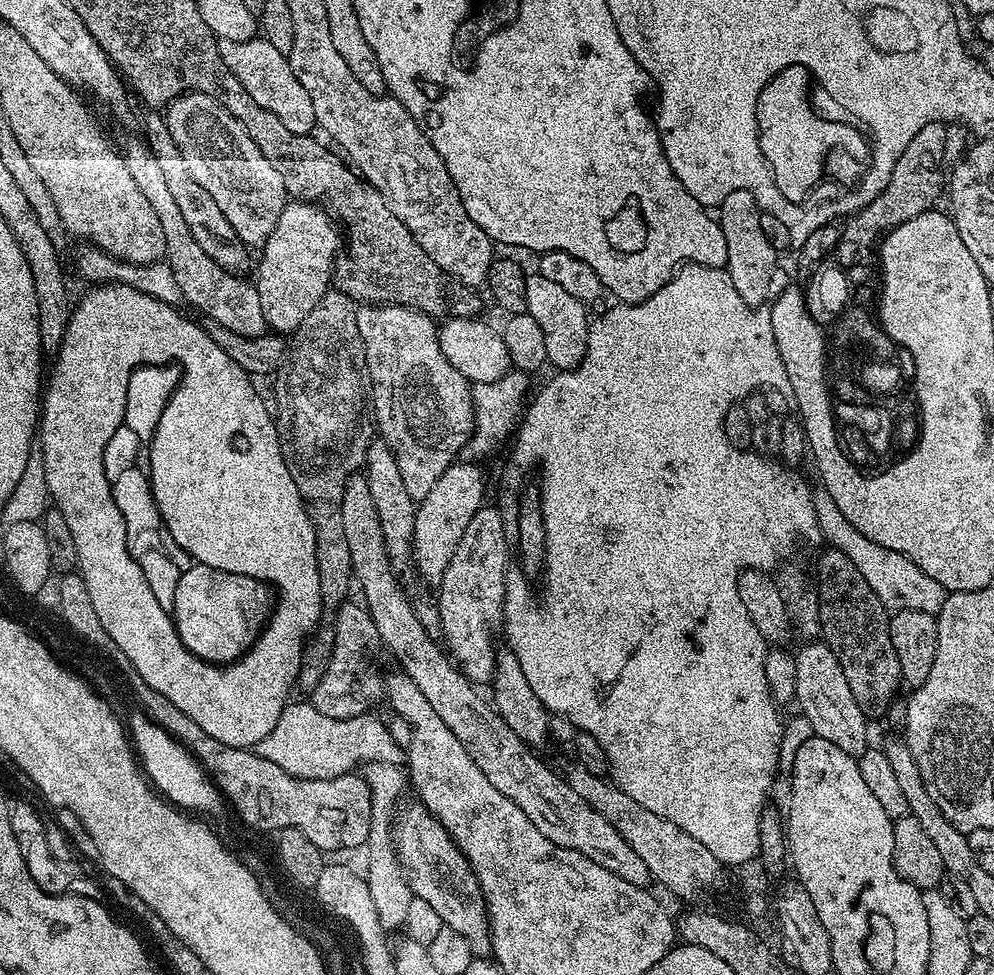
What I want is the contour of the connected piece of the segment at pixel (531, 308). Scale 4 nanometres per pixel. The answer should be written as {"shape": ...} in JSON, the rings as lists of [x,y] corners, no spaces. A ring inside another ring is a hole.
{"shape":[[[529,275],[526,282],[527,314],[538,322],[542,330],[542,338],[546,338],[546,354],[548,364],[553,369],[569,372],[577,368],[588,349],[588,325],[590,315],[586,309],[585,301],[574,298],[566,290],[561,290],[557,284],[550,282],[539,275]]]}

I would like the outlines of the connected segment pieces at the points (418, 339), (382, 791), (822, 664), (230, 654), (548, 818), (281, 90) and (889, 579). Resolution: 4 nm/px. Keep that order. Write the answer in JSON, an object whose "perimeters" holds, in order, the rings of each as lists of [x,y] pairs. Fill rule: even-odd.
{"perimeters":[[[[366,304],[357,307],[356,317],[358,318],[358,334],[362,334],[362,342],[366,350],[366,366],[372,379],[370,408],[374,413],[374,424],[378,429],[379,439],[388,443],[388,448],[394,456],[394,462],[398,464],[398,474],[402,476],[402,483],[406,486],[406,494],[410,494],[412,500],[419,502],[422,498],[426,498],[426,494],[430,494],[434,482],[438,482],[438,478],[442,478],[442,474],[446,474],[446,470],[452,464],[457,463],[458,457],[463,453],[468,440],[472,437],[472,428],[476,425],[476,411],[472,405],[473,385],[462,374],[458,374],[458,370],[454,370],[454,366],[450,366],[450,362],[446,362],[446,356],[440,349],[437,321],[425,312],[397,304]]],[[[372,762],[361,767],[360,775],[371,790],[371,828],[368,843],[365,845],[366,870],[364,877],[370,887],[370,898],[377,907],[378,920],[385,931],[394,932],[401,929],[406,920],[407,907],[412,901],[412,888],[408,884],[407,875],[397,858],[394,837],[394,823],[398,812],[396,804],[407,787],[408,779],[405,771],[394,763]]],[[[823,642],[808,644],[801,652],[795,653],[796,658],[796,699],[800,704],[799,711],[809,720],[815,735],[834,742],[846,754],[860,757],[868,751],[868,720],[869,717],[854,702],[854,694],[850,694],[850,685],[846,683],[846,674],[842,674],[842,666],[838,658]]],[[[195,563],[180,573],[173,623],[179,640],[200,660],[221,666],[240,659],[255,644],[274,606],[271,585],[249,575],[231,574]]],[[[367,475],[351,476],[342,490],[342,531],[346,533],[346,543],[350,546],[352,575],[358,581],[358,588],[360,584],[360,592],[364,595],[363,607],[368,609],[370,618],[378,630],[381,645],[392,651],[393,658],[400,663],[399,667],[411,678],[414,686],[422,690],[422,695],[437,712],[438,718],[442,718],[442,722],[450,726],[454,738],[458,738],[458,742],[466,746],[466,754],[474,758],[478,770],[482,770],[487,780],[501,794],[506,794],[506,798],[510,798],[510,802],[514,802],[514,806],[518,806],[518,810],[522,810],[522,814],[526,814],[526,818],[530,818],[530,822],[534,822],[534,826],[538,826],[538,830],[542,830],[542,834],[546,834],[550,842],[566,850],[574,850],[590,858],[590,862],[598,862],[598,866],[610,870],[610,874],[618,874],[618,878],[622,878],[622,882],[630,882],[630,886],[648,888],[653,883],[652,875],[650,870],[646,870],[646,862],[642,862],[642,858],[631,849],[630,842],[626,842],[626,838],[622,838],[622,834],[618,834],[618,830],[614,830],[614,826],[610,826],[610,822],[606,822],[606,818],[602,818],[602,814],[598,814],[598,810],[594,810],[594,806],[590,806],[586,798],[580,797],[561,773],[559,776],[550,765],[543,764],[536,757],[539,755],[529,748],[526,742],[522,742],[522,738],[518,738],[518,734],[514,734],[514,730],[510,730],[506,722],[502,722],[495,707],[485,697],[485,701],[480,697],[480,692],[476,689],[479,687],[464,677],[463,672],[456,667],[439,643],[436,645],[432,641],[433,637],[422,626],[417,611],[413,611],[408,605],[408,598],[392,573],[394,565],[386,550],[386,538],[382,538],[382,524],[378,522],[378,512],[374,510],[374,498],[370,494]]],[[[263,38],[247,40],[246,42],[230,42],[229,40],[219,41],[222,62],[242,82],[246,94],[262,106],[262,110],[270,110],[274,118],[279,118],[286,126],[286,130],[291,130],[294,134],[309,135],[316,128],[314,118],[314,105],[310,102],[310,94],[306,94],[302,82],[294,78],[294,70],[290,66],[285,53],[274,50],[270,42]]],[[[823,486],[817,487],[812,492],[812,501],[814,502],[814,514],[816,515],[816,525],[820,528],[820,536],[828,539],[827,543],[833,548],[837,548],[870,582],[870,590],[878,594],[882,606],[887,608],[889,613],[900,612],[903,608],[910,610],[922,610],[933,614],[939,613],[944,604],[945,590],[930,574],[926,574],[910,558],[898,554],[894,550],[886,550],[886,546],[878,546],[878,542],[870,542],[866,534],[858,534],[846,518],[842,518],[842,510],[834,506],[834,498],[830,498],[828,491]]]]}

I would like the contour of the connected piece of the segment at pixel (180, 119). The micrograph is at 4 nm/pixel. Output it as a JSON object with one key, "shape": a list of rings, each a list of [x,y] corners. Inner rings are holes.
{"shape":[[[188,92],[166,105],[163,113],[170,138],[178,142],[182,159],[190,174],[214,202],[218,202],[226,222],[234,226],[234,234],[246,246],[263,246],[286,203],[284,183],[278,170],[262,158],[262,150],[254,146],[254,138],[214,98],[201,92]]]}

